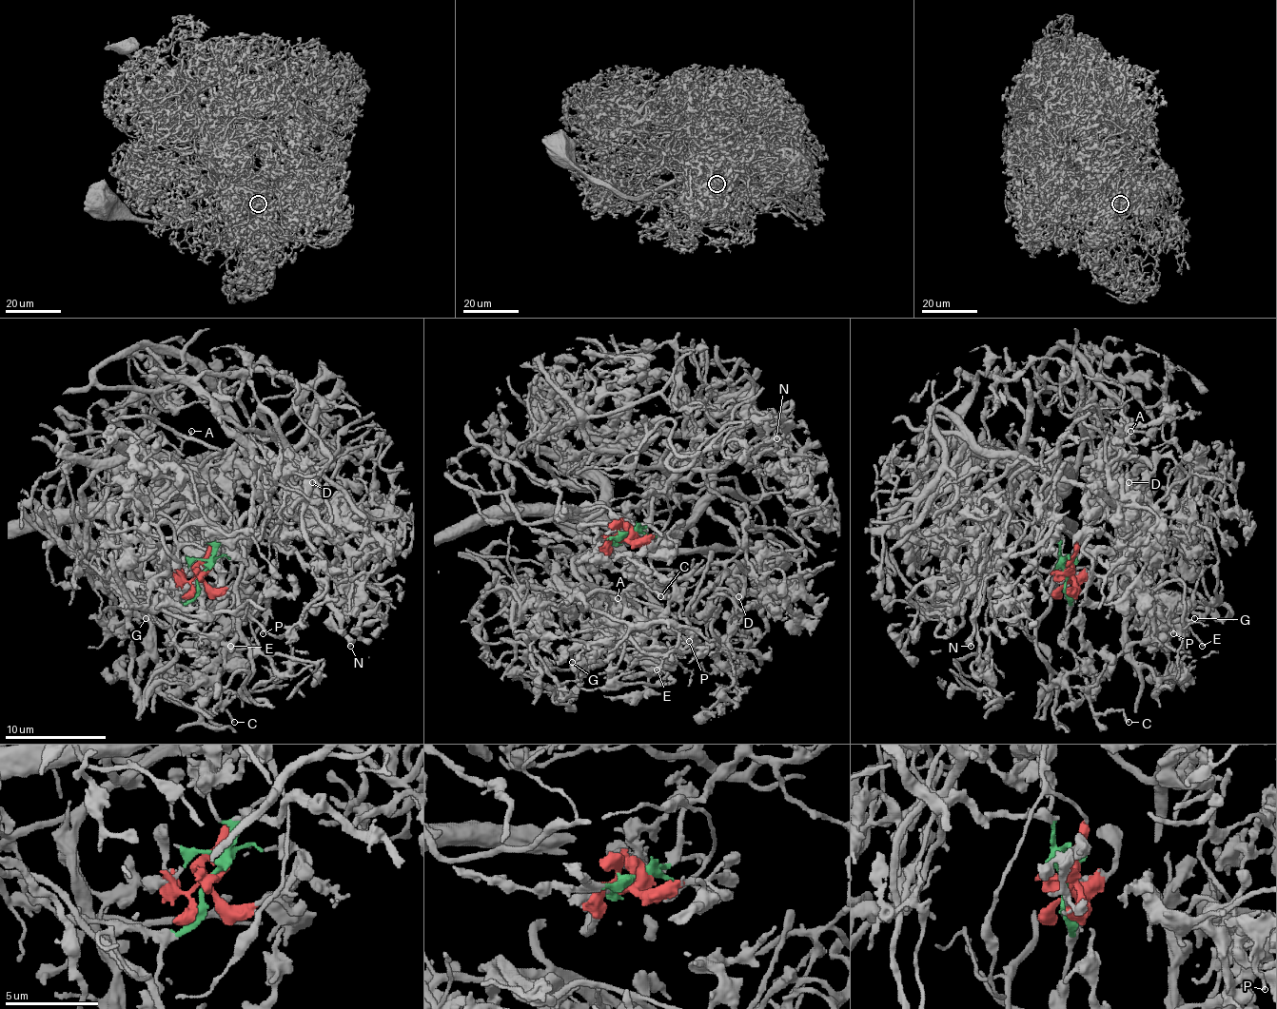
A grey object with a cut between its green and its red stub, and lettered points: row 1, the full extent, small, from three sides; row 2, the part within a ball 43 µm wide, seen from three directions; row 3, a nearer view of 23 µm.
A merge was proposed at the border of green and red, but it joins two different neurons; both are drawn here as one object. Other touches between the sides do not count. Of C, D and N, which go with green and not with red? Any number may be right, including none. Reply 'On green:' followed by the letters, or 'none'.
On green: C, N

